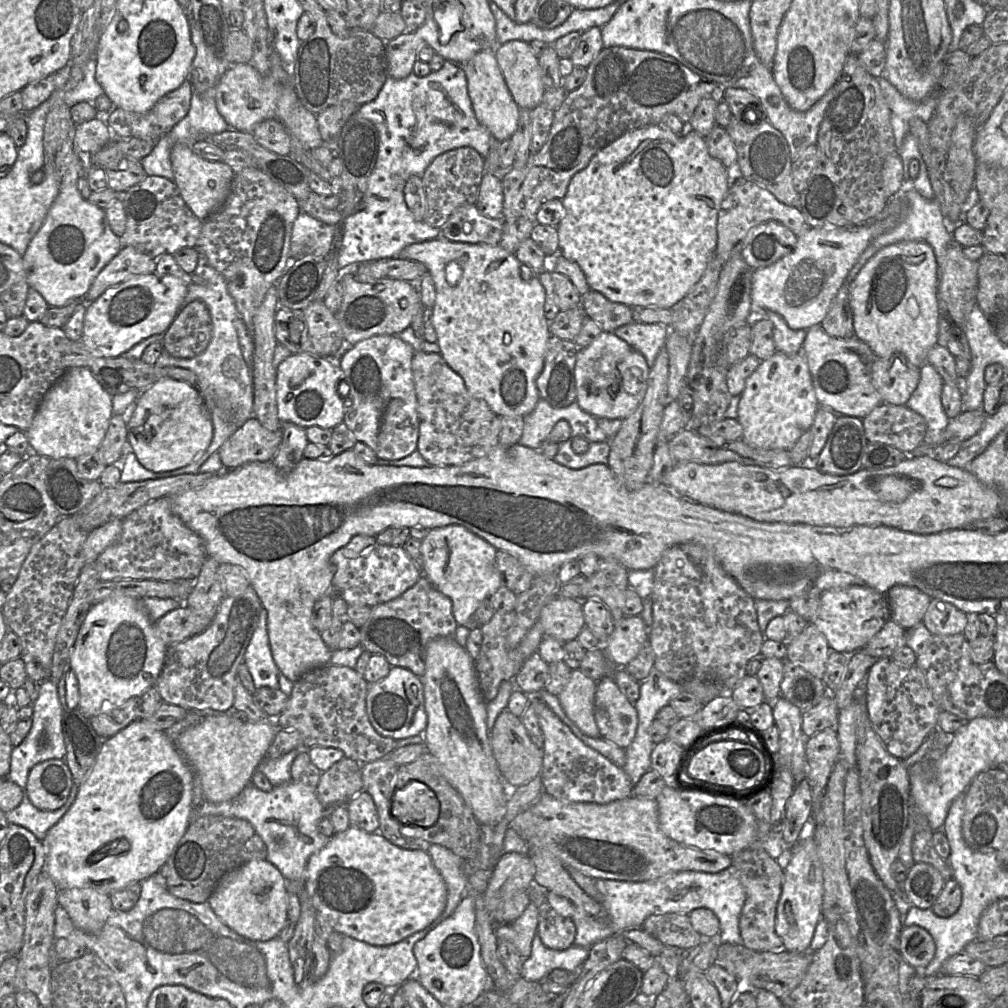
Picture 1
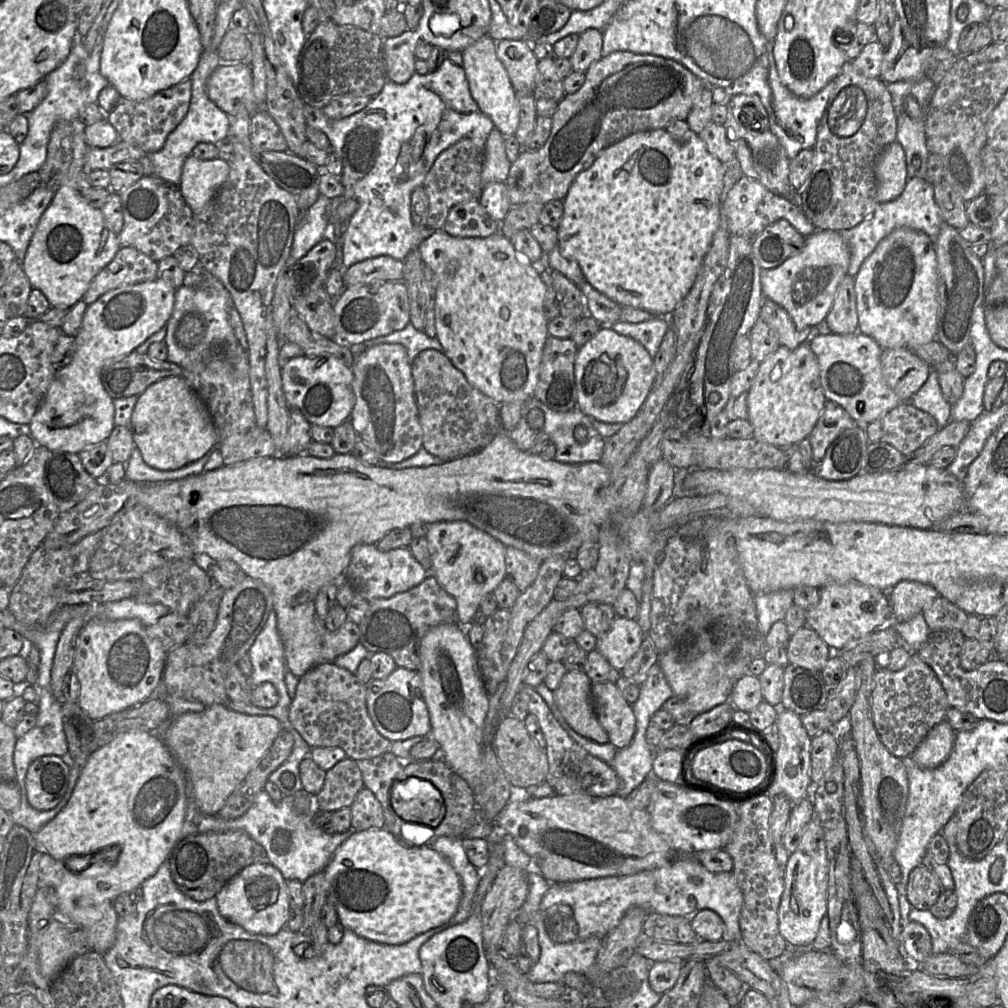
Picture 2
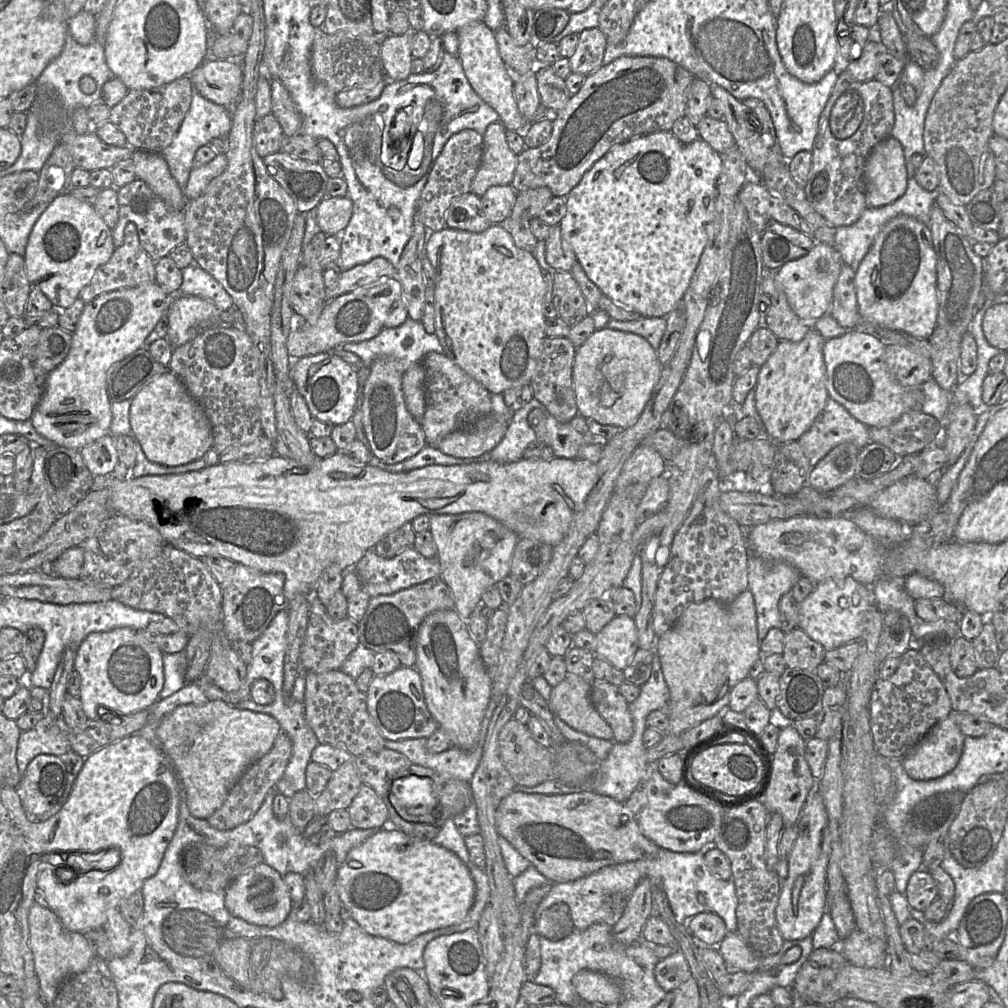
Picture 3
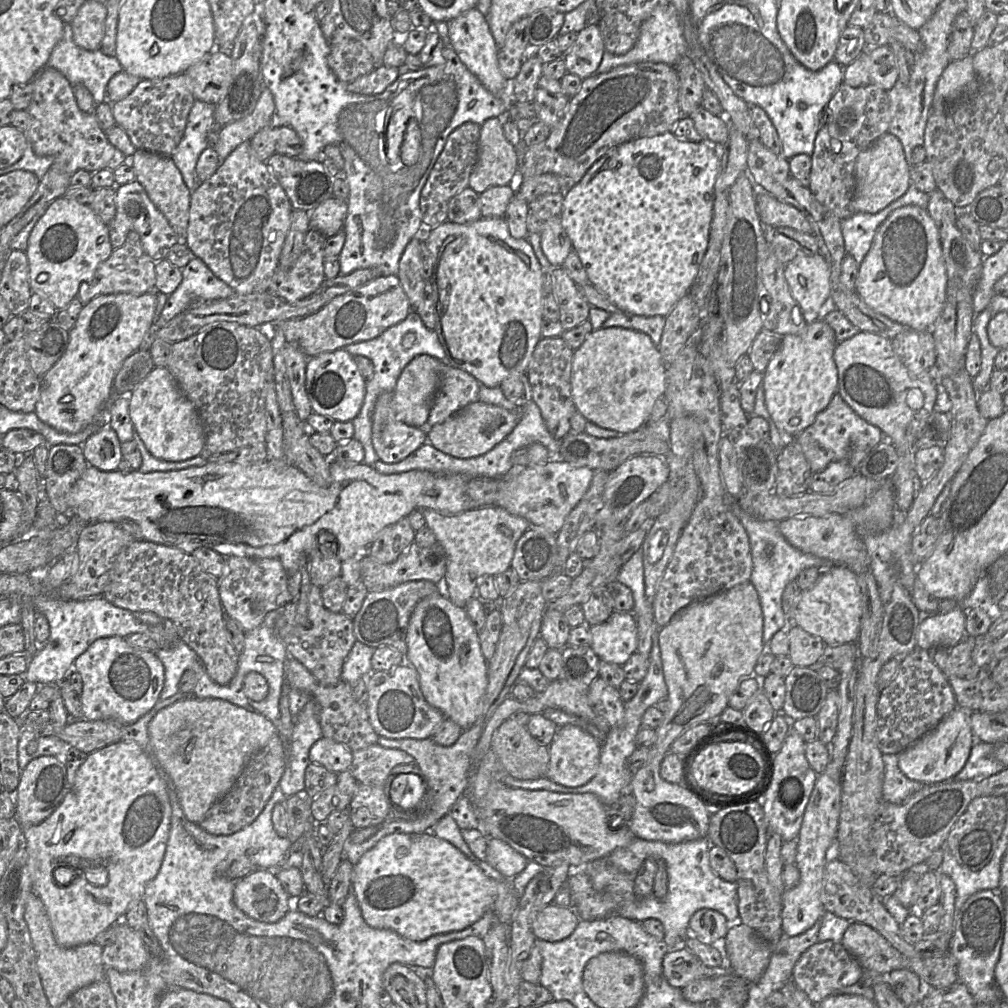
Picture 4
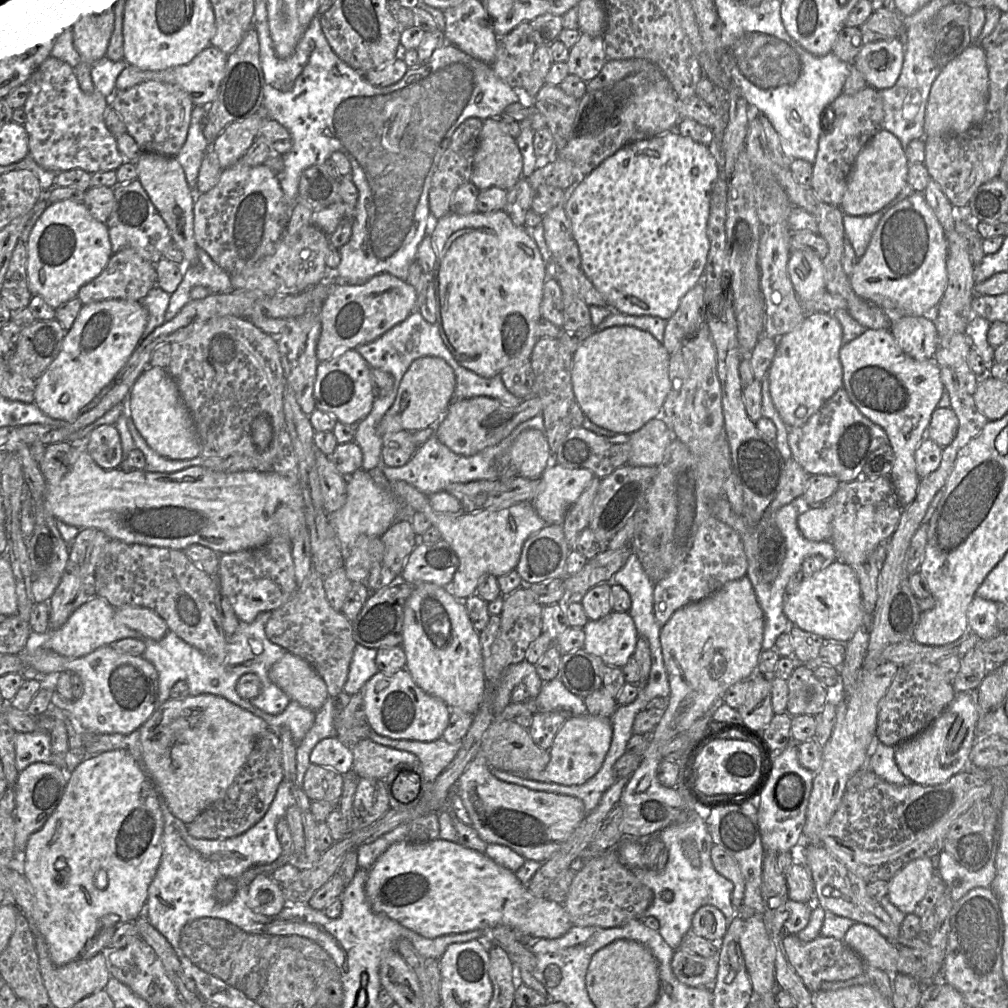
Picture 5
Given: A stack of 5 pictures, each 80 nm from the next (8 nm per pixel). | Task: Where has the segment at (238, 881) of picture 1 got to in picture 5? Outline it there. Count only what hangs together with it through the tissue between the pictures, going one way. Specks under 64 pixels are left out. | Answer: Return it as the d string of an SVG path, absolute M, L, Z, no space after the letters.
M258 875L247 886L248 907L263 916L275 916L286 906L283 889L268 875Z

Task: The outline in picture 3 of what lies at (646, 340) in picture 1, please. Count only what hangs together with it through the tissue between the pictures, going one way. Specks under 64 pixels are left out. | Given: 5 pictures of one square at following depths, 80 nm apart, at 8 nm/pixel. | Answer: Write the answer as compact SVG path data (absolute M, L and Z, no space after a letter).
M642 317L631 321L610 318L607 327L640 335L657 351L665 332L666 324L667 320L665 317Z

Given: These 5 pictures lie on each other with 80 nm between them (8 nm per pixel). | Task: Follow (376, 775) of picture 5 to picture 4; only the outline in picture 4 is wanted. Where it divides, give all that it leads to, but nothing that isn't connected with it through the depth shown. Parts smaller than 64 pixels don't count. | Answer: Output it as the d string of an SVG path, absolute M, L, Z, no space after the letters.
M375 744L353 752L350 771L359 784L384 787L392 769L404 764L415 764L415 759L404 751Z

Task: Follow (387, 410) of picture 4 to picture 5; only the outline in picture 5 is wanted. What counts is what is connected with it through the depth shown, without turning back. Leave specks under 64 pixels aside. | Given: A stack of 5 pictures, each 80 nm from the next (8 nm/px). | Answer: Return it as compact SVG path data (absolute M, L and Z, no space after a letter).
M400 431L382 436L382 465L400 467L406 464L419 446L415 440L416 431Z

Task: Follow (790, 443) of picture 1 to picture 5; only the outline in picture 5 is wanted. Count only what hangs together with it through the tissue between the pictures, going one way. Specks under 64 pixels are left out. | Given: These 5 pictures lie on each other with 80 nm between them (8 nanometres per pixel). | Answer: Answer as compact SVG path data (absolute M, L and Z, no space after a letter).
M815 312L807 313L798 327L778 339L767 375L771 399L788 428L804 425L843 387L843 370L839 359L842 335L842 327L831 313Z

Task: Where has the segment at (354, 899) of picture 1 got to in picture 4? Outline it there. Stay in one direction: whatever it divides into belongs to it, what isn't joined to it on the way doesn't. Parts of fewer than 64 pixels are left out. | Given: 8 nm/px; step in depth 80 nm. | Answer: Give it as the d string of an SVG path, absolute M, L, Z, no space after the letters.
M432 832L411 834L394 833L381 838L354 865L351 891L357 898L363 919L370 927L393 931L411 941L423 941L434 935L463 930L477 922L487 911L492 910L495 897L498 893L498 882L486 874L479 865L468 859L458 848L448 841L438 838Z

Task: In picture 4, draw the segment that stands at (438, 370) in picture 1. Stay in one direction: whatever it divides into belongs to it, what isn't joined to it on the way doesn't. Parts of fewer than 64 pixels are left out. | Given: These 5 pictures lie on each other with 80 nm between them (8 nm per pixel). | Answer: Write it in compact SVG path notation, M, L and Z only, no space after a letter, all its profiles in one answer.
M443 364L440 387L426 429L443 423L468 404L478 401L480 385L479 381L466 371Z

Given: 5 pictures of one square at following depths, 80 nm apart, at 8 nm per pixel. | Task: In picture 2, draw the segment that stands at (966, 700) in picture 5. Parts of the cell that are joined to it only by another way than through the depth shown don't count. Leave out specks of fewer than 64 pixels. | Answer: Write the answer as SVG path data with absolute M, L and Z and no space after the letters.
M944 719L930 730L911 757L922 768L936 768L951 754L955 737L956 731Z

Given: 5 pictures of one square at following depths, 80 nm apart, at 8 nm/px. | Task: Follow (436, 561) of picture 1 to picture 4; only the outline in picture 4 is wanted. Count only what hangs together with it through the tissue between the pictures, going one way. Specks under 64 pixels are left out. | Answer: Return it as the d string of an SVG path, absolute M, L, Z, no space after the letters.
M483 507L458 514L421 510L427 527L444 548L447 557L443 591L451 602L465 608L469 600L479 597L479 586L486 577L498 577L513 571L519 539L532 526L525 518L513 515L501 507Z

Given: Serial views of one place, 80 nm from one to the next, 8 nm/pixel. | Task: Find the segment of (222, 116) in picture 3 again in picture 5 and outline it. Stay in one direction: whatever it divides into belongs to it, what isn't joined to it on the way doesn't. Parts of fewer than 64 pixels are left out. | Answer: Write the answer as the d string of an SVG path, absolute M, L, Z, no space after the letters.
M194 105L185 143L175 156L184 171L189 187L194 191L202 159L212 145L201 130L201 121L205 116L207 107Z

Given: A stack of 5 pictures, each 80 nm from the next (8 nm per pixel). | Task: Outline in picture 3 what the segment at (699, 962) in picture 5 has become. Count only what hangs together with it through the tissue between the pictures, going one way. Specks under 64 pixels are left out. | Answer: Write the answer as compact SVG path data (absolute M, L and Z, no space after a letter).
M680 950L660 960L655 966L654 974L658 984L666 992L676 989L692 976L687 960Z

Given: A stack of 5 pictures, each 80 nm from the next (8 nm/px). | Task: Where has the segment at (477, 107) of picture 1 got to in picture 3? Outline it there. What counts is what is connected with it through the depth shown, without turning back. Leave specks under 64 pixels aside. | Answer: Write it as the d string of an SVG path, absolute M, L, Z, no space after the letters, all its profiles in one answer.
M476 21L460 28L456 34L459 44L458 58L471 87L498 113L506 130L524 133L530 123L518 110L513 90L515 76L500 57L495 32L484 21Z

